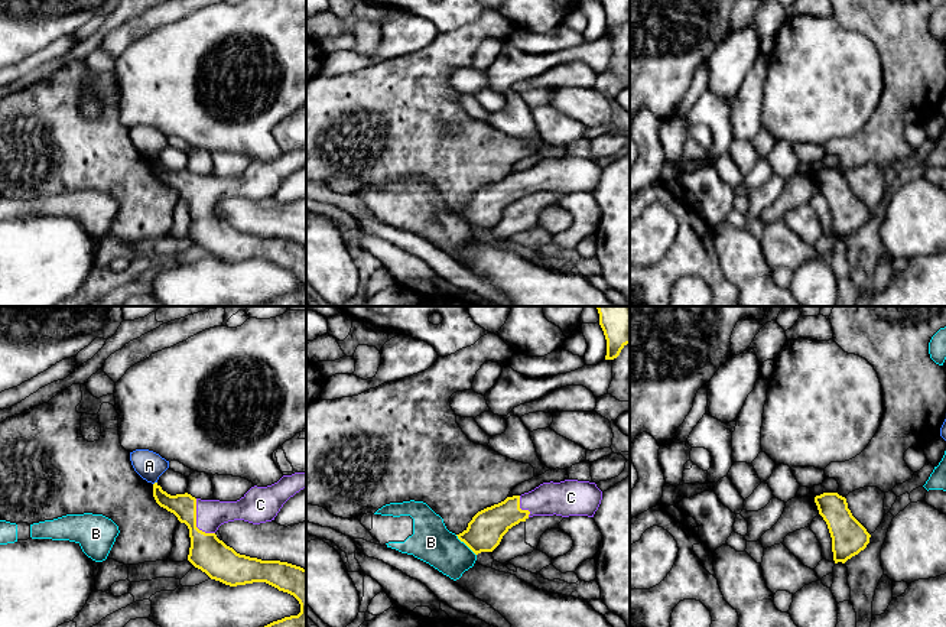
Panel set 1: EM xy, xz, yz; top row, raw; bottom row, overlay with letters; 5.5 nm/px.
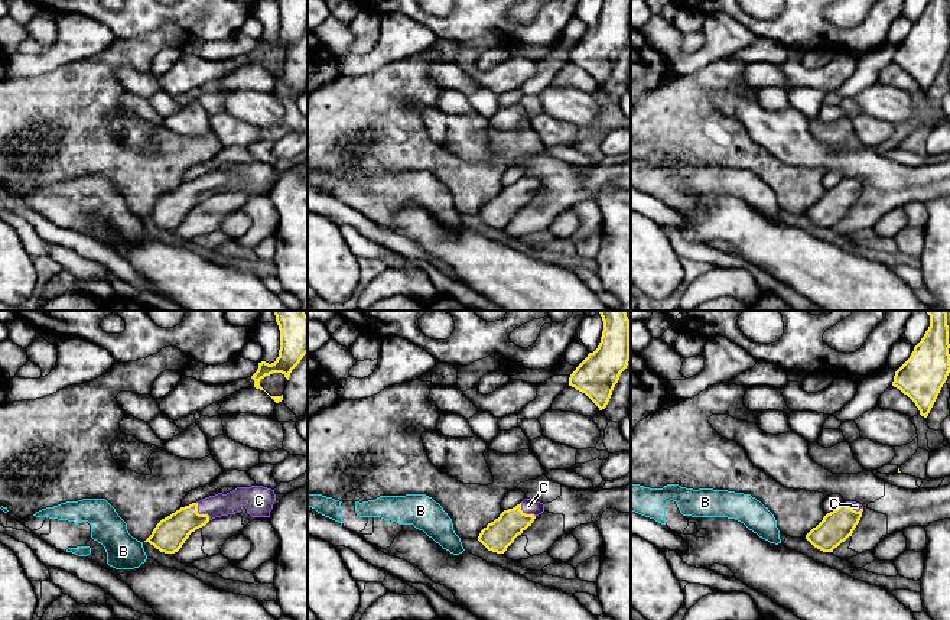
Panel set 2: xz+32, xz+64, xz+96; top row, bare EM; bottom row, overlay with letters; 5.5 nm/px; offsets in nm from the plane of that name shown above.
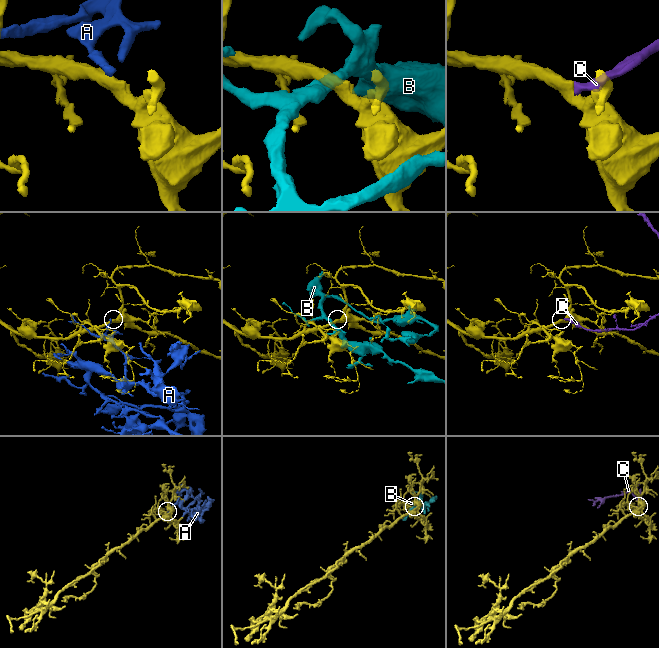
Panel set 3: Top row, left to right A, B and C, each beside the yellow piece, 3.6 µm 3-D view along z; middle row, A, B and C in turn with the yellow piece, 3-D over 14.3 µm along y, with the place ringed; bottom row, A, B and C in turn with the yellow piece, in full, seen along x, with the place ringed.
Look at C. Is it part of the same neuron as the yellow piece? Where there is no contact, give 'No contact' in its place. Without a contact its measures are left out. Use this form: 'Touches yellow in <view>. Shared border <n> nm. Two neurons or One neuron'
Touches yellow in xy. Shared border 220 nm. One neuron

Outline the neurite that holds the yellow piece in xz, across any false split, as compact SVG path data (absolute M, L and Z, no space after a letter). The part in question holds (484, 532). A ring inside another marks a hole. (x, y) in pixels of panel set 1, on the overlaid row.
M565 480L543 483L521 496L478 511L468 527L456 535L475 555L492 552L503 536L520 522L533 516L588 516L594 517L602 500L595 483Z

